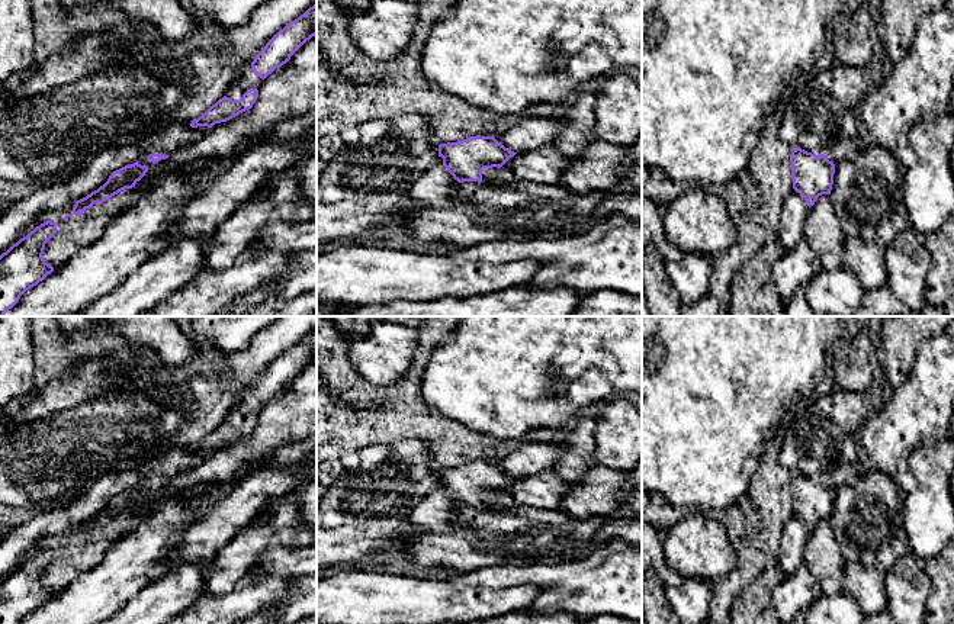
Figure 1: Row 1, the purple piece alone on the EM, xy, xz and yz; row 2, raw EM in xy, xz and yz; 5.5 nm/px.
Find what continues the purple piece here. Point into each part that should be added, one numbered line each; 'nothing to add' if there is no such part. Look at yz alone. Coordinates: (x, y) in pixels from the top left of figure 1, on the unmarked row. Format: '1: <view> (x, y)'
nothing to add

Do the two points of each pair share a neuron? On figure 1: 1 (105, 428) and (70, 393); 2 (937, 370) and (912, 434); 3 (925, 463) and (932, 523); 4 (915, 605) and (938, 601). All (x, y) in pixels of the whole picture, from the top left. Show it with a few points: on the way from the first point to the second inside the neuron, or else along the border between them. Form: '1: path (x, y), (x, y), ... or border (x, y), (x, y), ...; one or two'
1: border (112, 392), (48, 415); two
2: path (931, 386), (915, 418); one
3: path (931, 478), (931, 508); one
4: border (924, 569), (930, 581), (928, 608); two

